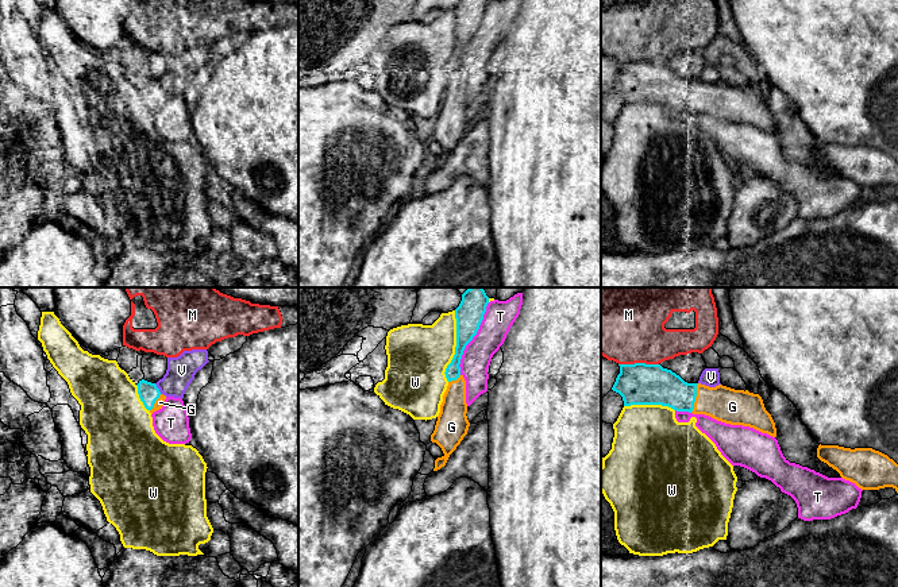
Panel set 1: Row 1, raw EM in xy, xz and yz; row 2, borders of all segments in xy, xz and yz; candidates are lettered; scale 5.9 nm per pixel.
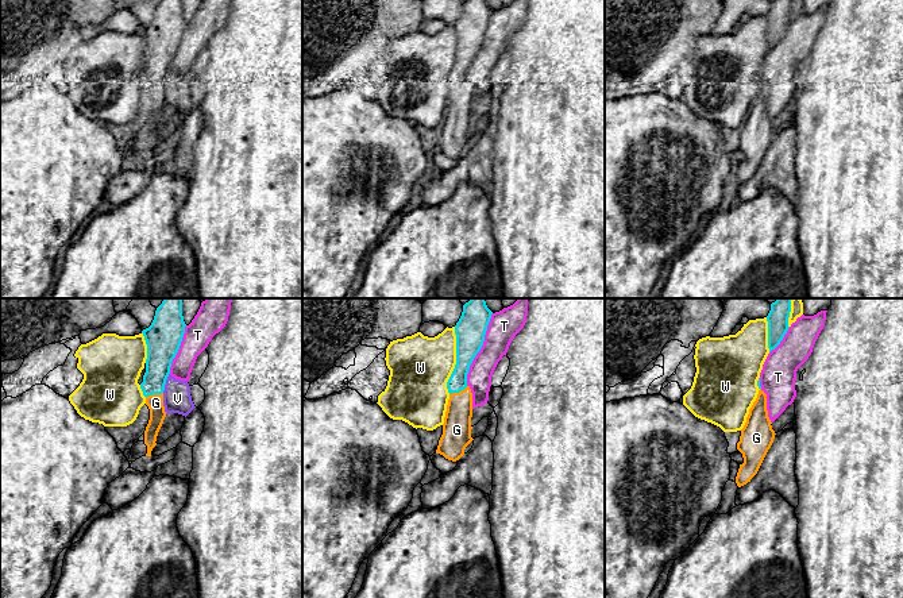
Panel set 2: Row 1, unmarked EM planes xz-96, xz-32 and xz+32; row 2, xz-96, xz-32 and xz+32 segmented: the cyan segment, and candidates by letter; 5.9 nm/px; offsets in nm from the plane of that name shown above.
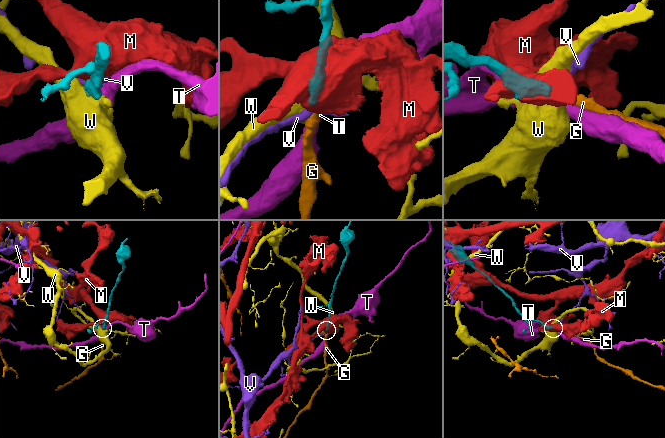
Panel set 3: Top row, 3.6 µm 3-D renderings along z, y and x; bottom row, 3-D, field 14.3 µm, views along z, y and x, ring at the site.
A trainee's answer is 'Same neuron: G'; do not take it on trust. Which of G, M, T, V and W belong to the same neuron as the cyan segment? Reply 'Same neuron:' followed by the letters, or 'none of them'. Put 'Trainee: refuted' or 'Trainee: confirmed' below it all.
Same neuron: G
Trainee: confirmed

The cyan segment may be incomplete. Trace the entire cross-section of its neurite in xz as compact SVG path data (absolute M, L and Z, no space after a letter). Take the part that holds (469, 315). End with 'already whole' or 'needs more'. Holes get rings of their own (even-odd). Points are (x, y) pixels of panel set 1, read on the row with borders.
M469 287L462 294L462 301L455 309L455 355L444 372L448 386L443 395L435 430L431 435L431 441L436 443L444 455L435 460L433 471L446 466L450 455L467 435L470 426L466 416L466 381L460 374L459 364L466 345L473 340L479 329L487 304L489 297L482 287Z | needs more

